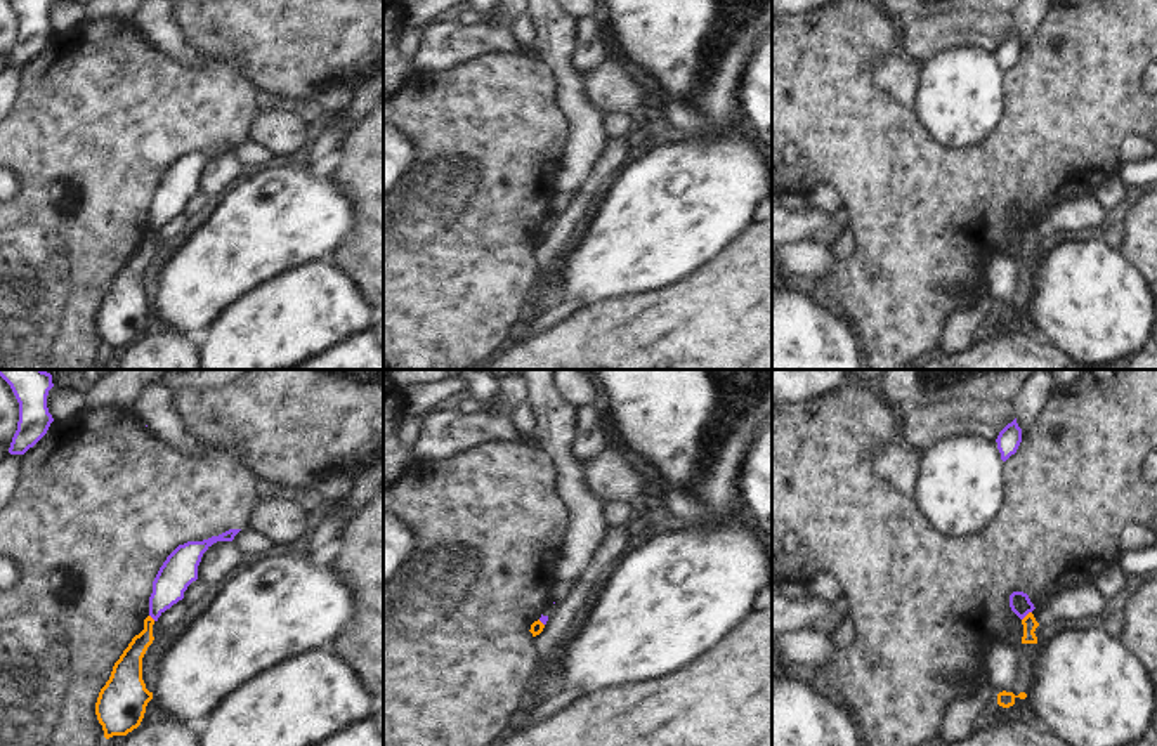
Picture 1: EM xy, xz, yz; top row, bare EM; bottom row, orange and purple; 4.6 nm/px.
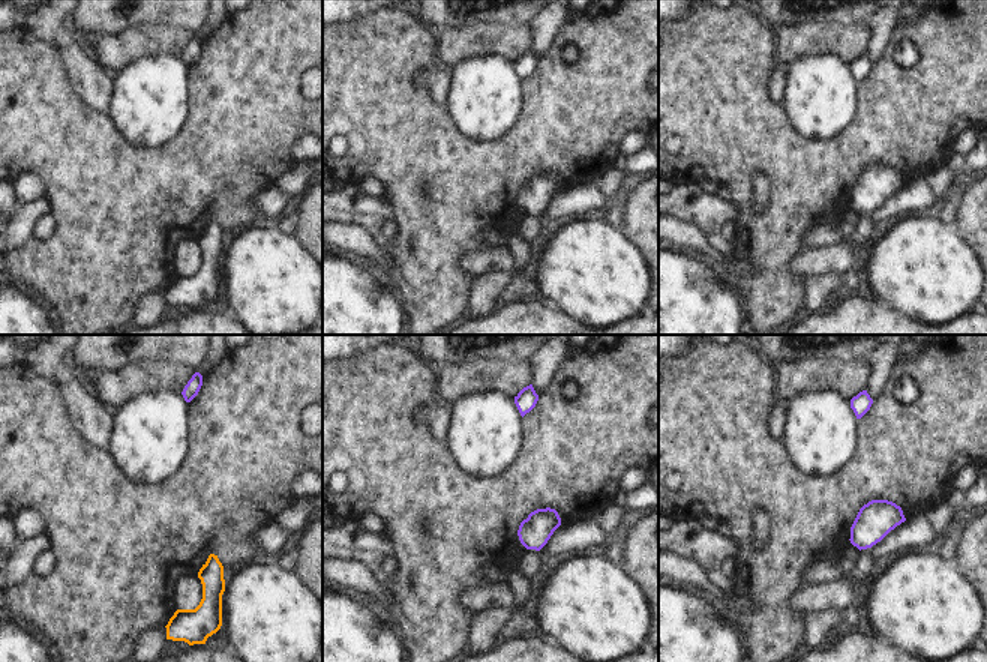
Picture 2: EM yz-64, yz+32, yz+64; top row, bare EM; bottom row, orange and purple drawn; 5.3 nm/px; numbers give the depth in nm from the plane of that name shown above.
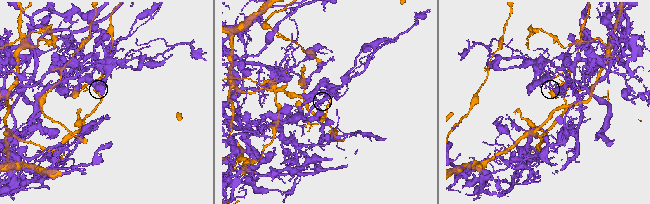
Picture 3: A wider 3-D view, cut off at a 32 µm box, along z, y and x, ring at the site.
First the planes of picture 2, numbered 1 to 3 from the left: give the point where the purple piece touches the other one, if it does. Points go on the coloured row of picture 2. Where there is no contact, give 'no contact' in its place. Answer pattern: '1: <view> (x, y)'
1: no contact
2: no contact
3: no contact

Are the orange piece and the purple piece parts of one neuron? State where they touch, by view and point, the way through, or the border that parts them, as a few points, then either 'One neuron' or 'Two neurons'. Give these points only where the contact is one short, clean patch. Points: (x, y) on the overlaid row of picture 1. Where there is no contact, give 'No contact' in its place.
Touches orange at yz (1026, 616). Two neurons.

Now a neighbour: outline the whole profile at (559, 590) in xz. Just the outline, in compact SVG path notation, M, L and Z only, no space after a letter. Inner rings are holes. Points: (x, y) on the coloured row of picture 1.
M583 573L569 578L569 579L555 579L550 586L548 597L550 602L562 602L567 599L569 592L576 586Z

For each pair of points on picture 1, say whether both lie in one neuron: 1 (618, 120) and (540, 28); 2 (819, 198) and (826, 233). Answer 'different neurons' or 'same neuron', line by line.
1: different neurons
2: different neurons

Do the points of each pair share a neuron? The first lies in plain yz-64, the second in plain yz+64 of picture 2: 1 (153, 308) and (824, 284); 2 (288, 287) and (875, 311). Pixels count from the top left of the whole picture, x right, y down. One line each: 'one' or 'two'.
1: one
2: two

